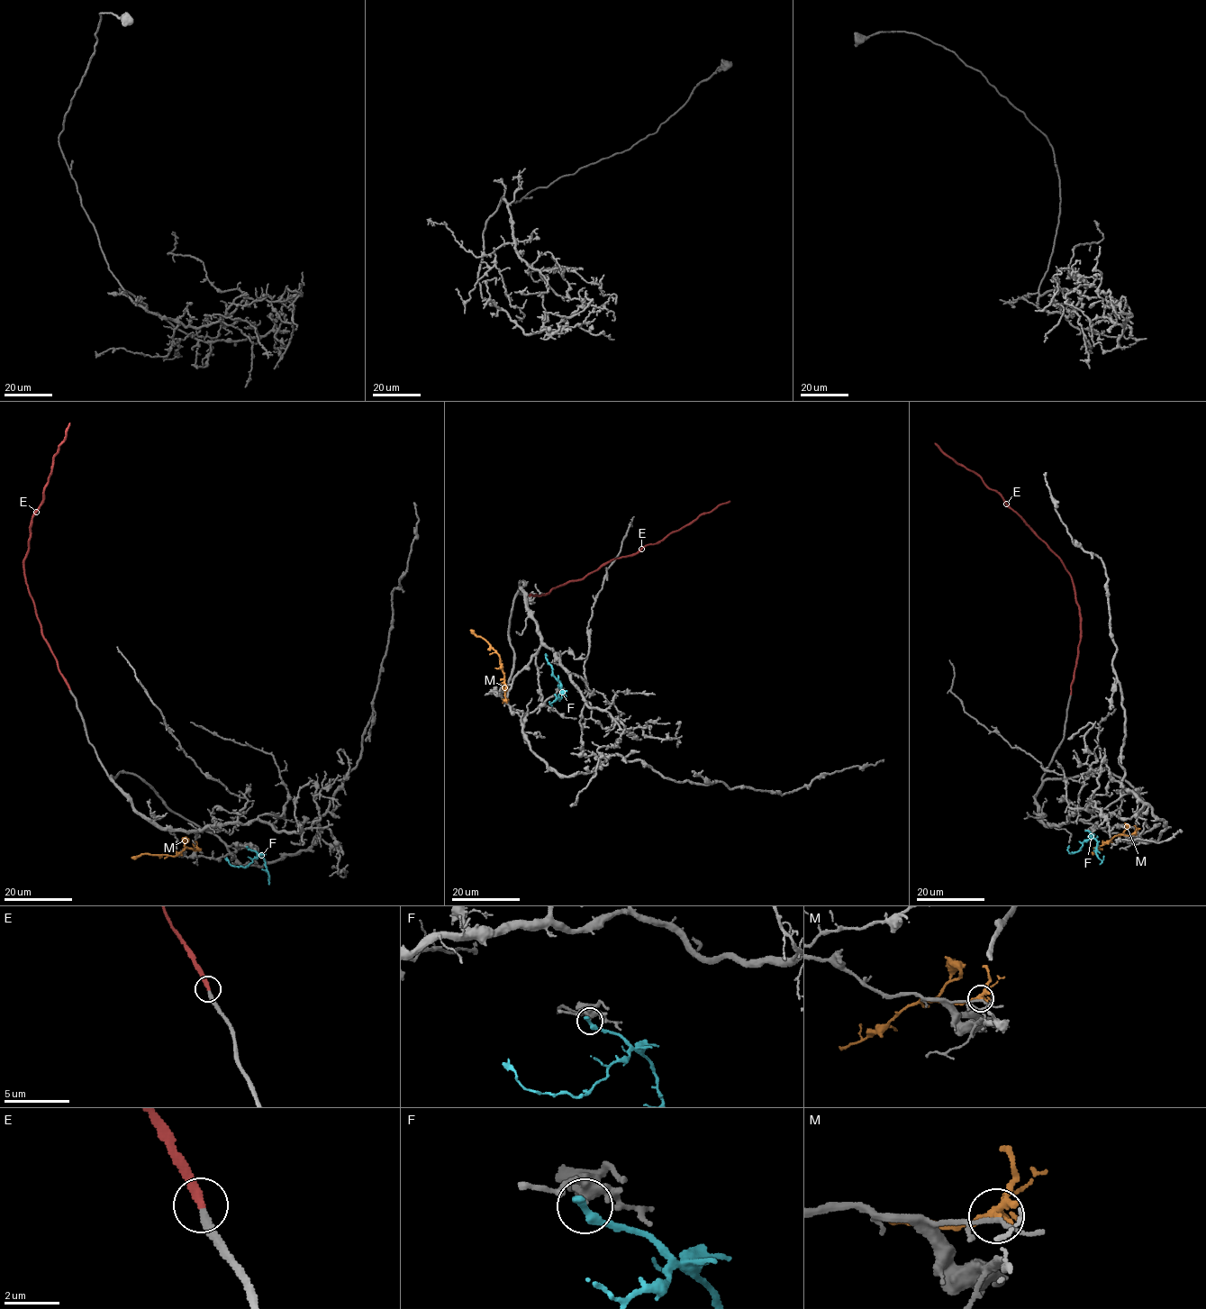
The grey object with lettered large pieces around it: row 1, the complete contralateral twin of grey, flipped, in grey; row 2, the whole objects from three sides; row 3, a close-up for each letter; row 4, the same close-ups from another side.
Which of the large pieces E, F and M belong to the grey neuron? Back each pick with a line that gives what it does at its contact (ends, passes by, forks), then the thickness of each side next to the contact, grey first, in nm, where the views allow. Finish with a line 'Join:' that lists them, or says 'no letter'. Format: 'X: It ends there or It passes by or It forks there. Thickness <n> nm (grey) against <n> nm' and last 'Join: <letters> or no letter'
E: It ends there. Thickness 200 nm (grey) against 240 nm
Join: E

